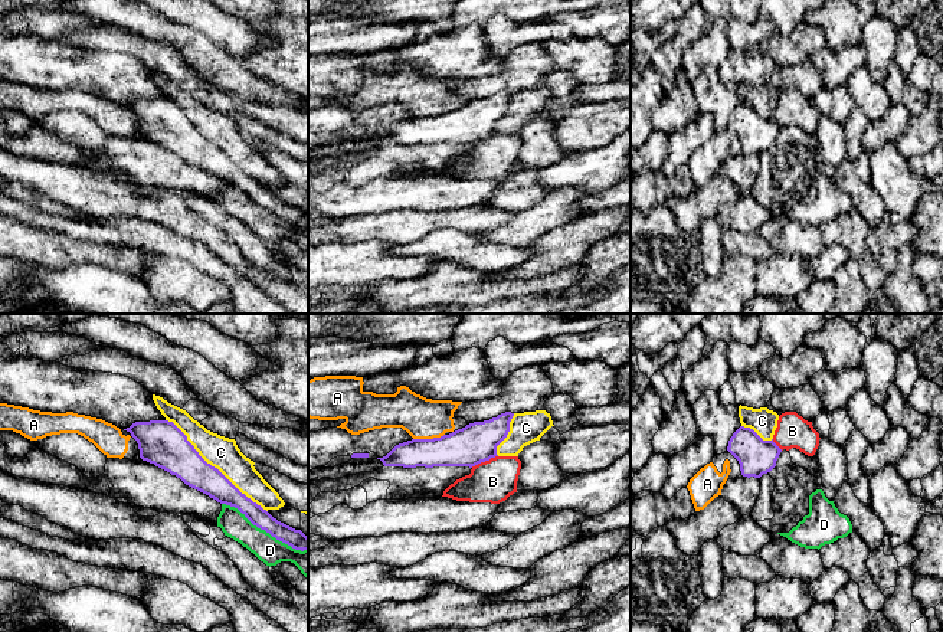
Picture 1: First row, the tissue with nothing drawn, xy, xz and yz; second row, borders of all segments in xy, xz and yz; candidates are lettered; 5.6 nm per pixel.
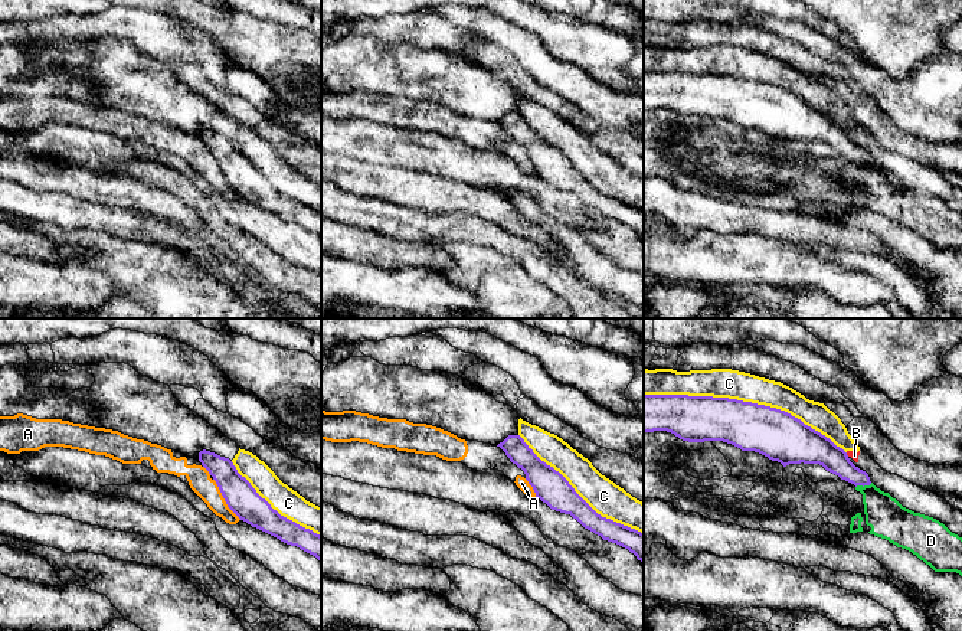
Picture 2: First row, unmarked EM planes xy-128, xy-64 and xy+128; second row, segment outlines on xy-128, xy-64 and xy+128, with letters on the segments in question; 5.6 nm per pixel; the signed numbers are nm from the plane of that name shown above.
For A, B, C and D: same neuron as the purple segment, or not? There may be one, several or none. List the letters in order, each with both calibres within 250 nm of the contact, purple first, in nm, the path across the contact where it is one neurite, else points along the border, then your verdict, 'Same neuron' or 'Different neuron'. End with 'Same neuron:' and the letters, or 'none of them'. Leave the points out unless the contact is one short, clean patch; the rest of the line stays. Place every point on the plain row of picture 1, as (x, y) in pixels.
A: Thickness 220 nm (purple) against 220 nm. Different neuron
B: Thickness 220 nm (purple) against 240 nm. Different neuron
C: Thickness 220 nm (purple) against 180 nm. Different neuron
D: Thickness 110 nm (purple) against 150 nm. Different neuron
Same neuron: none of them

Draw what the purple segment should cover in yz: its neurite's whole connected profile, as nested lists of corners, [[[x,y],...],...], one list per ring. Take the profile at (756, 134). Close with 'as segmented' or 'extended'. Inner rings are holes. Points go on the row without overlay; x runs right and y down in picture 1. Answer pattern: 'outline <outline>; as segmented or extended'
outline [[[740,104],[728,118],[727,128],[739,138],[743,154],[760,155],[776,144],[782,127],[763,118],[753,107]]]; as segmented

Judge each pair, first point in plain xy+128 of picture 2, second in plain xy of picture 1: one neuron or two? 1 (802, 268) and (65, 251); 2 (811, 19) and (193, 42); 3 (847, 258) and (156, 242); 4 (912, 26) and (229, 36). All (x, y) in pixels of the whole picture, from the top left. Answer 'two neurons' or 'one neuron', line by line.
1: one neuron
2: one neuron
3: one neuron
4: two neurons

